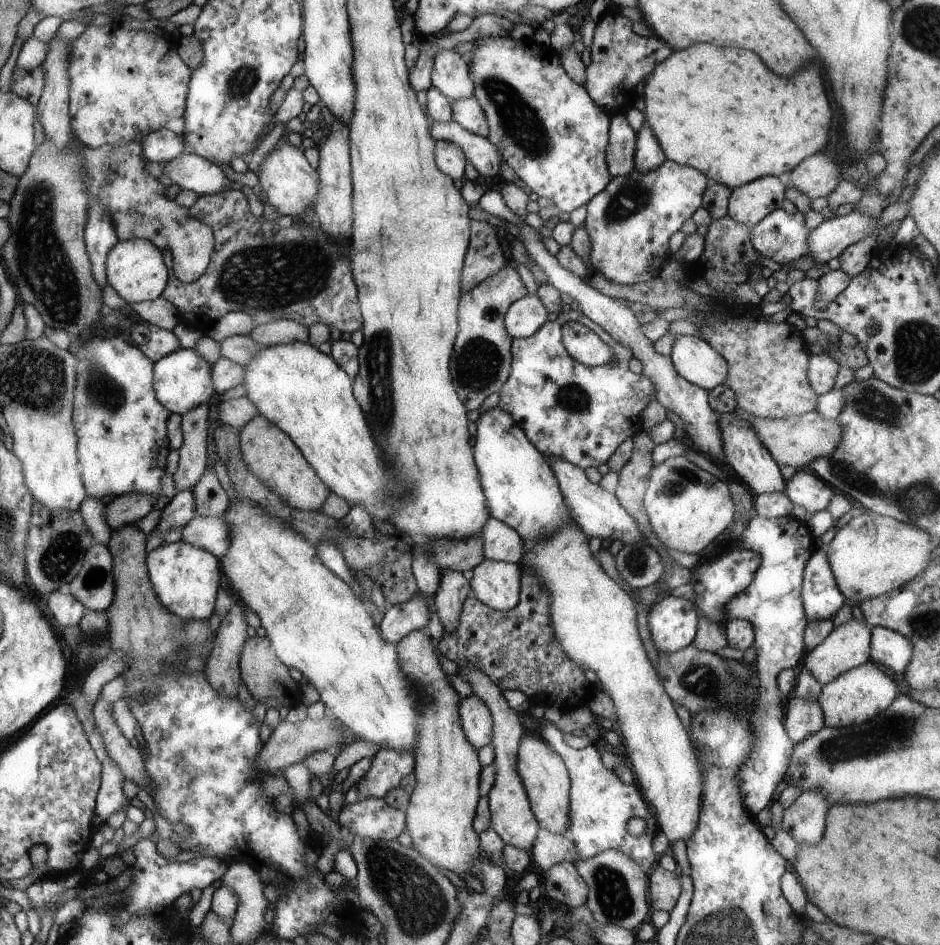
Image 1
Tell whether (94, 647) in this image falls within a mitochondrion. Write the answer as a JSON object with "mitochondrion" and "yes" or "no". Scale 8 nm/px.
{"mitochondrion":"yes"}

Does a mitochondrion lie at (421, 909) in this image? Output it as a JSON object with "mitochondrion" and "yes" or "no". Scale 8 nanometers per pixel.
{"mitochondrion":"yes"}

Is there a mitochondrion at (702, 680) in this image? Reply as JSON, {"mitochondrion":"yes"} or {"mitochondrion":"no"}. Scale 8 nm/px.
{"mitochondrion":"yes"}

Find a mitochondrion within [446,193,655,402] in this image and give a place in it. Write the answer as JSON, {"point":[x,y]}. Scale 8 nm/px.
{"point":[479,363]}

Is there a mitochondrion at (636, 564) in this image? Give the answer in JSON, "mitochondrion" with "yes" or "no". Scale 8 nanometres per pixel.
{"mitochondrion":"yes"}

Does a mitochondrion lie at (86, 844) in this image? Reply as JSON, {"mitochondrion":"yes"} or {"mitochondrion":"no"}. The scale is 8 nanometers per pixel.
{"mitochondrion":"no"}

